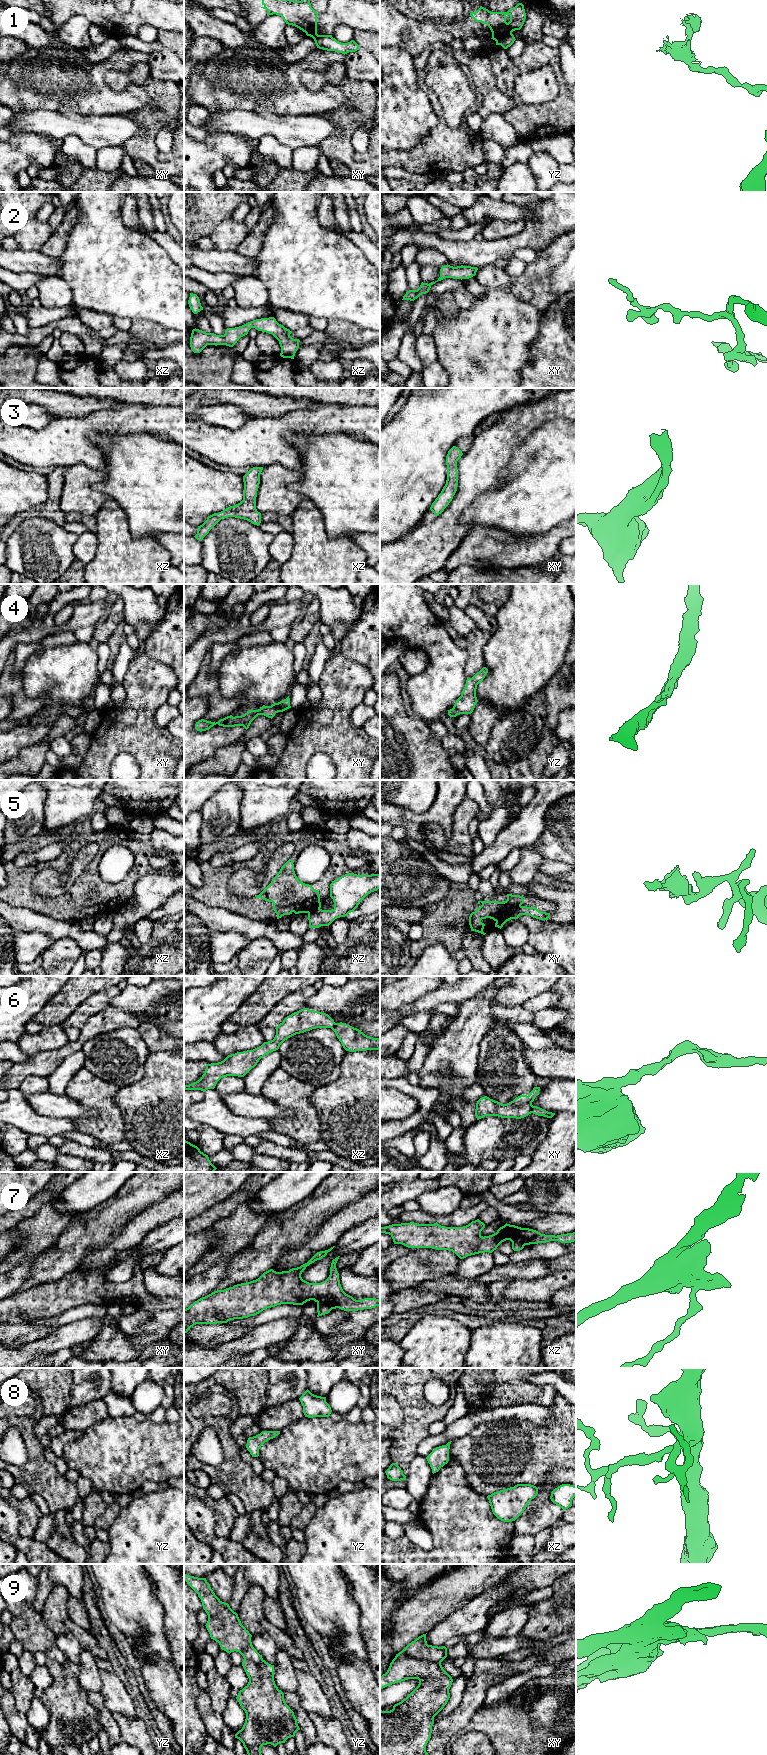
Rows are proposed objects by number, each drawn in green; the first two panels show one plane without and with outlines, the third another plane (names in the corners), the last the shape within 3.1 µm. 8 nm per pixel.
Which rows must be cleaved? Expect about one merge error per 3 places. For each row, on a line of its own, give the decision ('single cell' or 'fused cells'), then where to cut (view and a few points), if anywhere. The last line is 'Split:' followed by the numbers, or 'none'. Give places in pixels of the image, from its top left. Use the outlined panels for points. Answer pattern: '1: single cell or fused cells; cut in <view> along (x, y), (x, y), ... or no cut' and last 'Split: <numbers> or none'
1: fused cells; cut in yz along (511, 32), (495, 40)
2: single cell; no cut
3: single cell; no cut
4: single cell; no cut
5: fused cells; cut in xy along (520, 905), (516, 906), (501, 921), (498, 927)
6: single cell; no cut
7: fused cells; cut in xy along (317, 1301), (324, 1300), (332, 1308)
8: single cell; no cut
9: fused cells; cut in xy along (395, 1656), (406, 1654), (410, 1657), (440, 1663)
Split: 1, 5, 7, 9

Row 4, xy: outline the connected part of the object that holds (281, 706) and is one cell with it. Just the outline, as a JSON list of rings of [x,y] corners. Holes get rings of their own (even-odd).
[[[288,696],[283,701],[274,703],[271,706],[263,705],[260,709],[249,710],[247,713],[245,713],[244,715],[241,715],[241,716],[233,717],[232,715],[230,715],[223,719],[220,719],[216,723],[201,719],[198,722],[196,722],[195,729],[197,731],[202,732],[202,731],[209,730],[211,727],[218,724],[219,726],[223,726],[223,727],[243,726],[247,730],[249,728],[251,722],[258,715],[264,715],[264,716],[272,719],[276,713],[283,712],[289,708],[291,708],[291,706],[290,706],[290,698]]]

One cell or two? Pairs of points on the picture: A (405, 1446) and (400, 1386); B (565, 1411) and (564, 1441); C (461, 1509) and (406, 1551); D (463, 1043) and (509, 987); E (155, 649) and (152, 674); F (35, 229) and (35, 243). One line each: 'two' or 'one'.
A: one
B: one
C: one
D: one
E: two
F: one

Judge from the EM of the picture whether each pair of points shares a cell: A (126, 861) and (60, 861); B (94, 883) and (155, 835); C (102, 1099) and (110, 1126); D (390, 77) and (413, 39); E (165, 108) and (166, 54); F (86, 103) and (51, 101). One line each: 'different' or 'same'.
A: different
B: different
C: same
D: different
E: different
F: same

